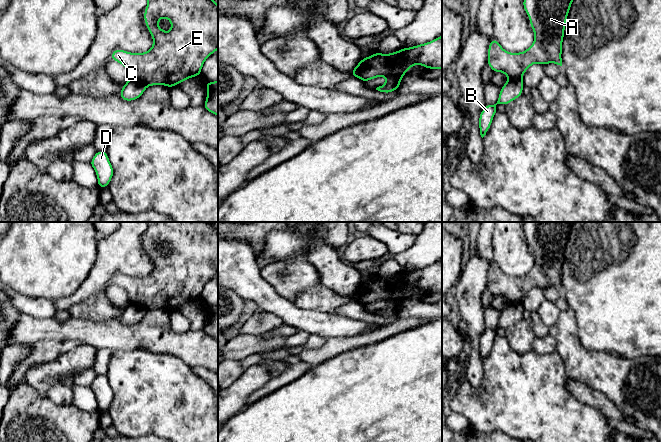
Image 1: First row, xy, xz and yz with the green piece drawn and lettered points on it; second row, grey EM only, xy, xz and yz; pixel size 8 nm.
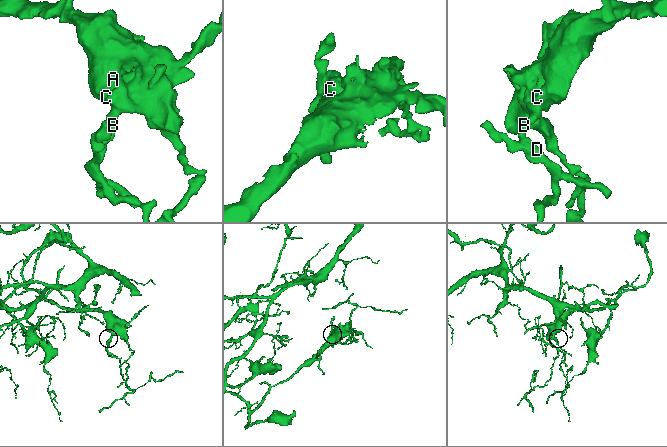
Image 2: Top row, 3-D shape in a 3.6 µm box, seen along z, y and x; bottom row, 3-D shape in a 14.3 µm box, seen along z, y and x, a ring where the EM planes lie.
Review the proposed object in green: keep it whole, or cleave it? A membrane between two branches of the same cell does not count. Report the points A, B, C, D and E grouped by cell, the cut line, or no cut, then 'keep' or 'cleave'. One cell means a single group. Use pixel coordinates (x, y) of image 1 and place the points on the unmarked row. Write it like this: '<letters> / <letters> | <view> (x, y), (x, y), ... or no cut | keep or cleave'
A C E / B D | xy (130, 302), (146, 310) | cleave

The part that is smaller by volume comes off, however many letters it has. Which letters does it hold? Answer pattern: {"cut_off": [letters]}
{"cut_off": ["B", "D"]}

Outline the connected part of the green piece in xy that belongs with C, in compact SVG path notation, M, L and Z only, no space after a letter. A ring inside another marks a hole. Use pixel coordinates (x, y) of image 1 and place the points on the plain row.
M147 222L144 245L153 261L152 272L144 277L115 273L110 280L110 283L119 286L128 294L130 303L139 308L146 310L161 308L171 312L191 301L198 301L205 284L218 273L218 229L212 222ZM161 242L170 244L171 254L169 256L163 255L158 250Z

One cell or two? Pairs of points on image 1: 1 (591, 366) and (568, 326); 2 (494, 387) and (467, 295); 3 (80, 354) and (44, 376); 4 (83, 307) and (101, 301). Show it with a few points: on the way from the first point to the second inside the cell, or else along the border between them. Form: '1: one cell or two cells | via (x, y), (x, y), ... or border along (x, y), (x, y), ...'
1: one cell | via (581, 356), (568, 343), (568, 336)
2: two cells | border along (483, 362), (483, 379), (480, 385)
3: one cell | via (71, 363), (59, 371), (53, 372)
4: one cell | via (87, 307), (95, 307), (97, 305)

